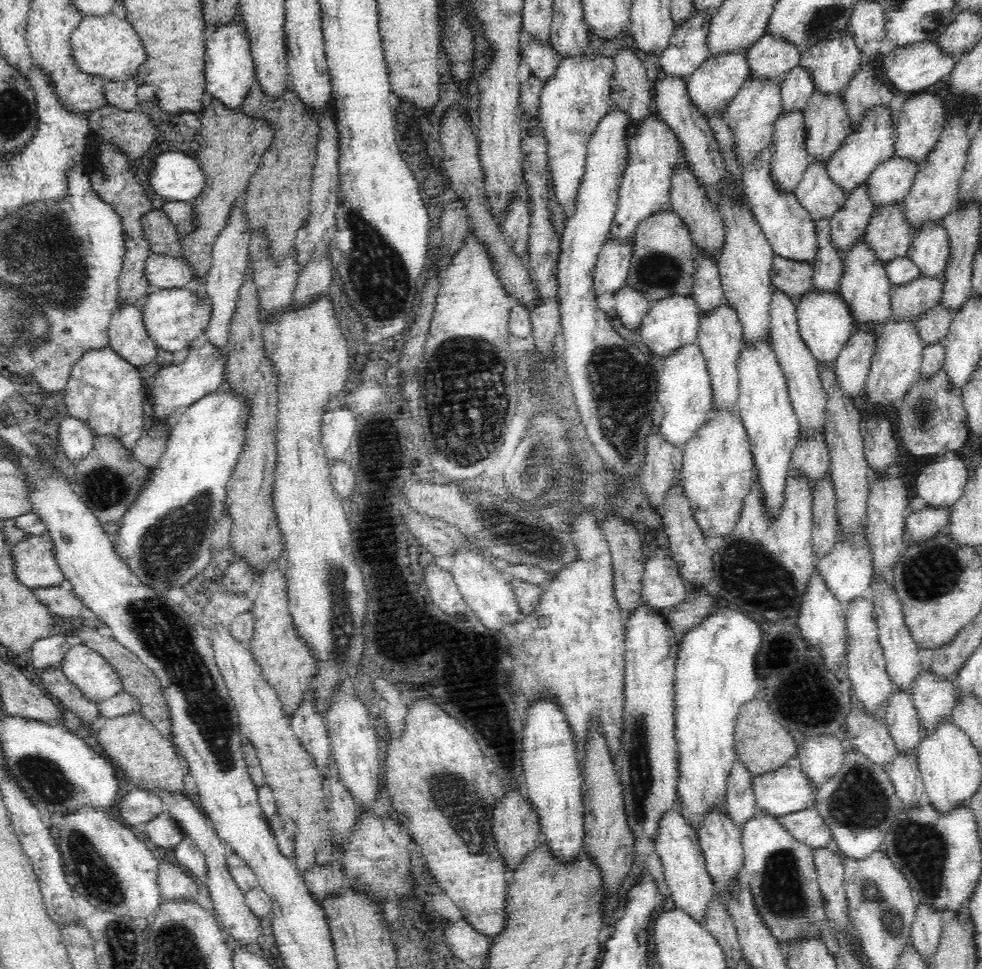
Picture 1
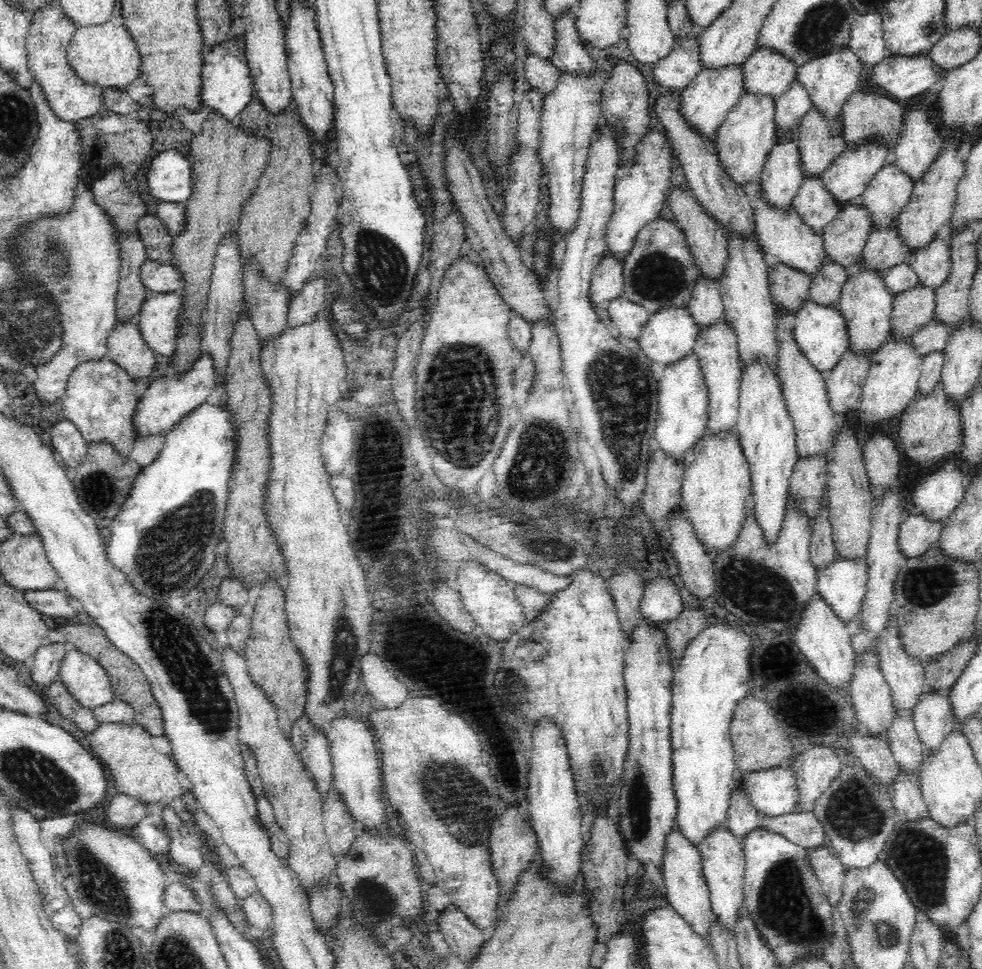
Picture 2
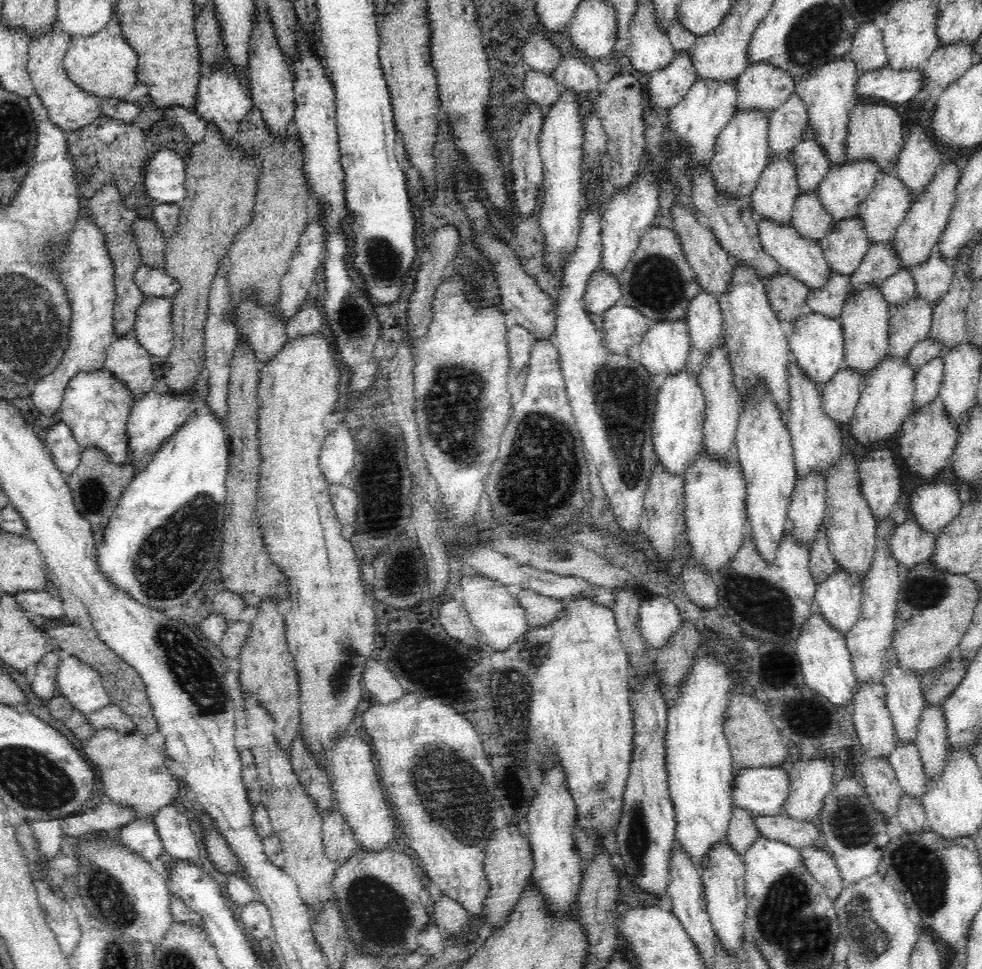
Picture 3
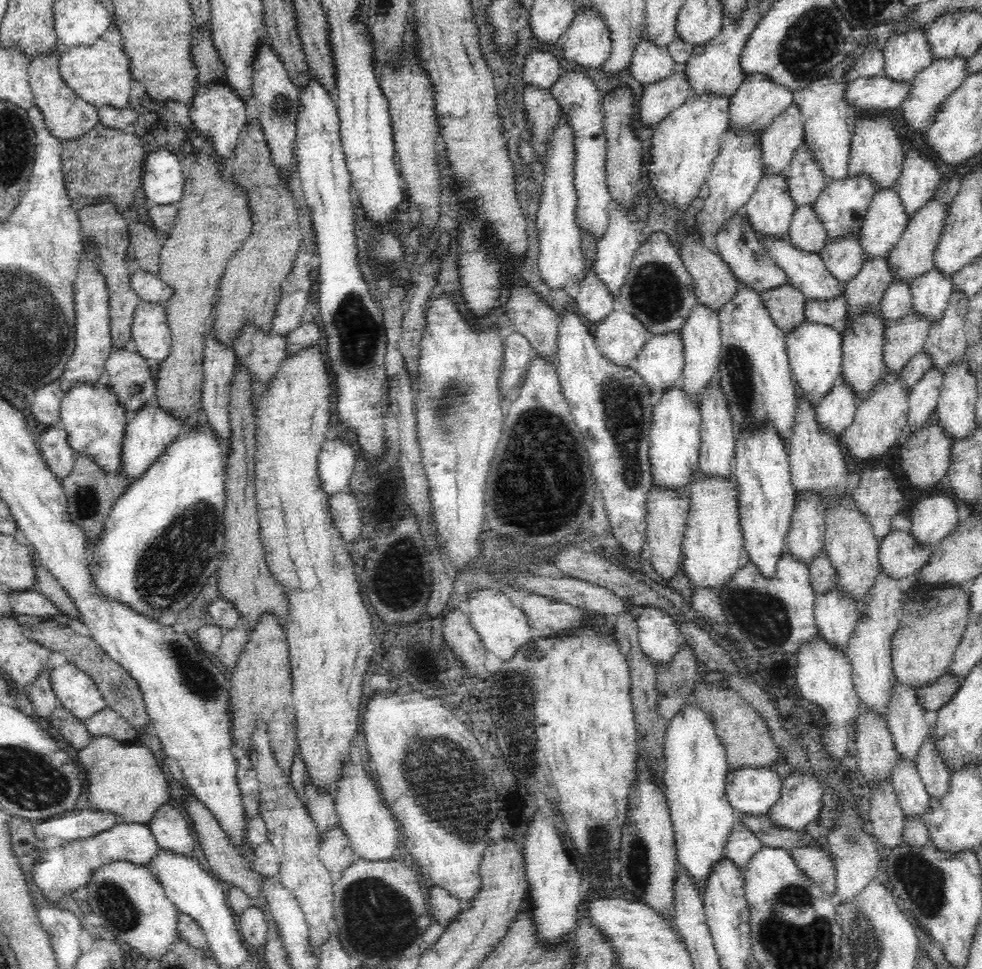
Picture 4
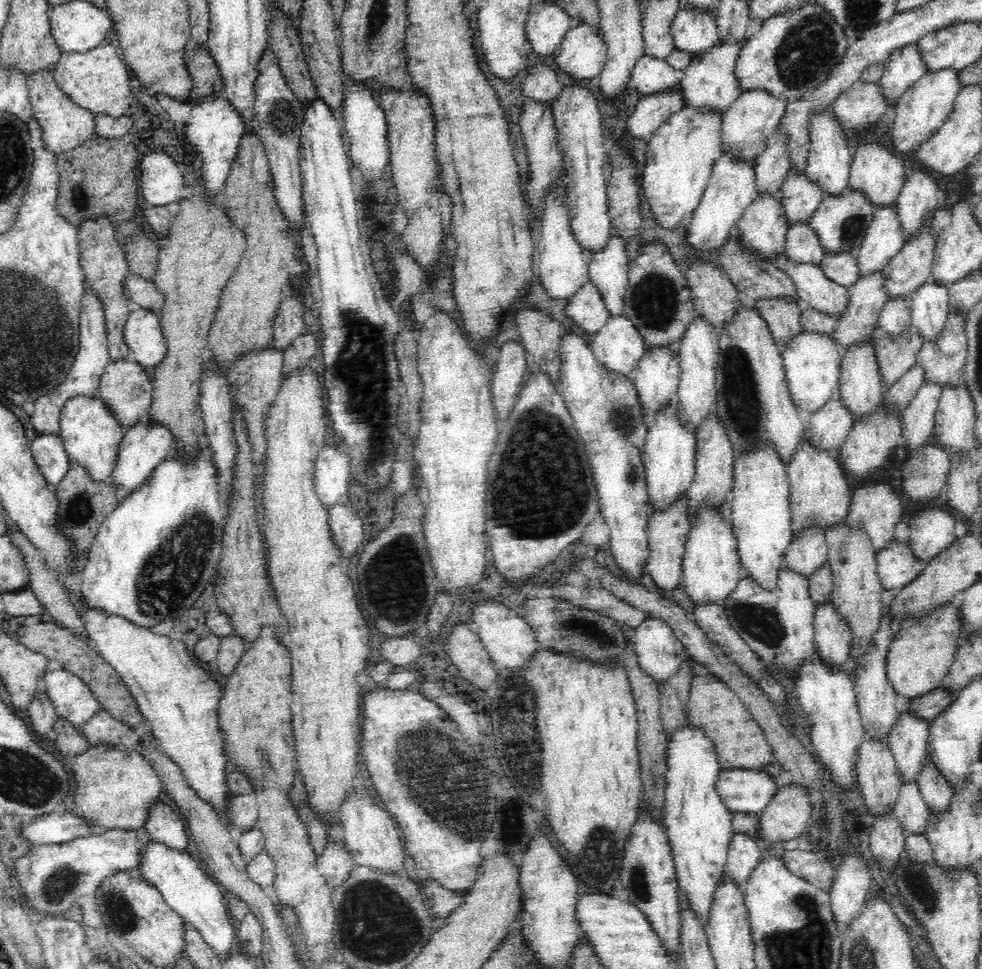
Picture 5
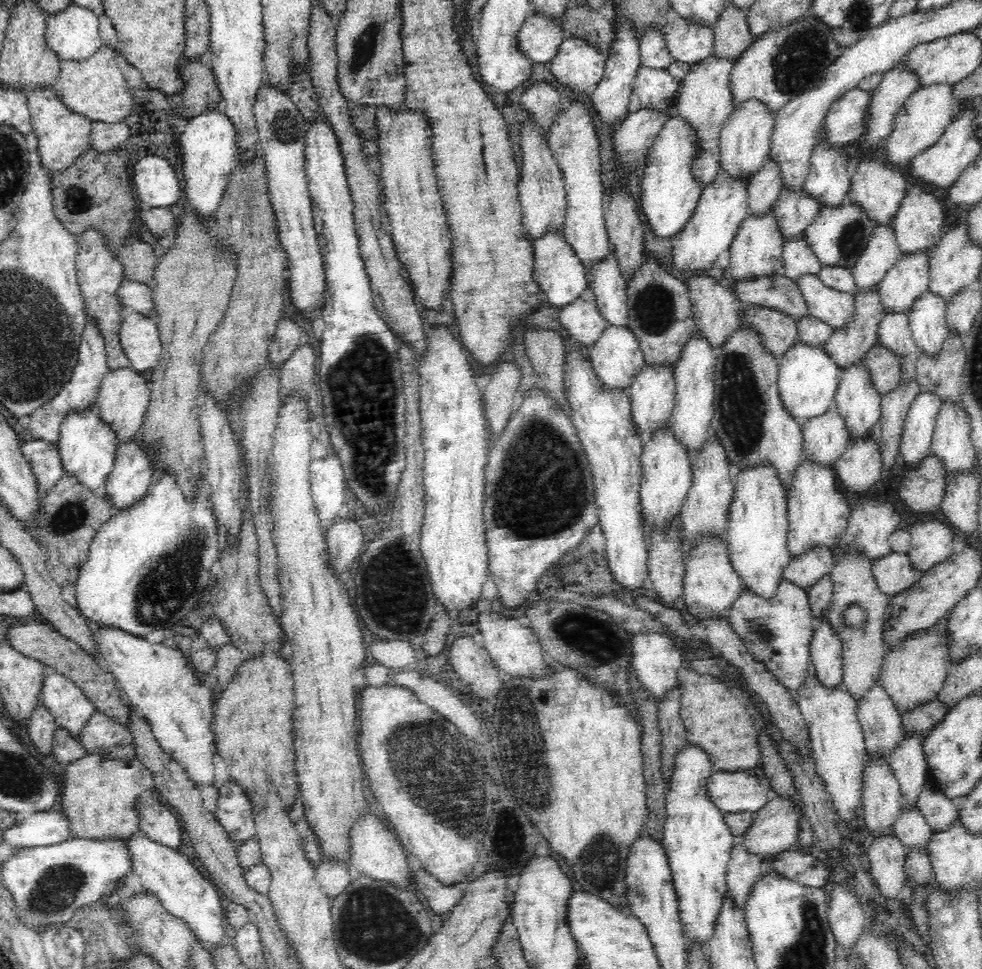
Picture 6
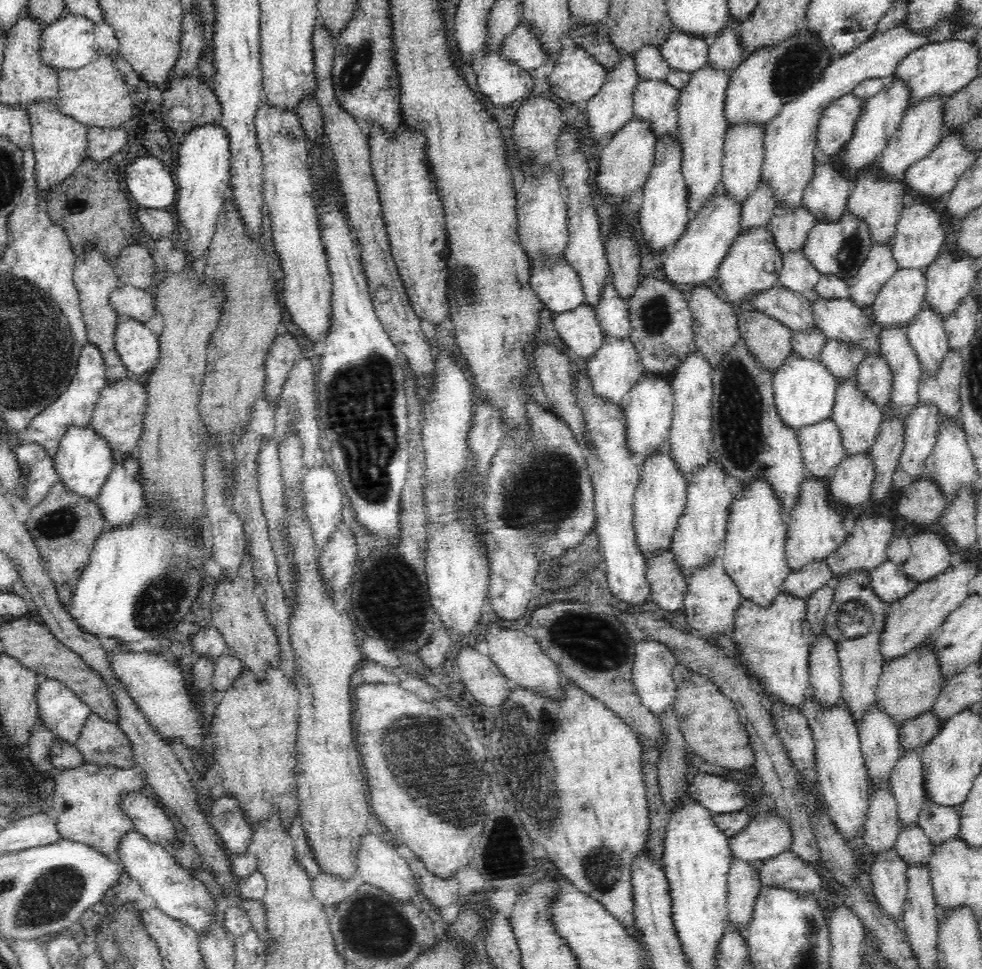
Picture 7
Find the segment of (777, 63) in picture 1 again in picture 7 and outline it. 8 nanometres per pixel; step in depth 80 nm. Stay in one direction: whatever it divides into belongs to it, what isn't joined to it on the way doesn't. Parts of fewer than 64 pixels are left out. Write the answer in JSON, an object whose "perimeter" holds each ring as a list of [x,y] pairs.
{"perimeter":[[[738,121],[732,123],[724,135],[721,181],[728,189],[728,193],[739,198],[741,204],[746,202],[746,198],[750,196],[761,178],[764,154],[766,154],[766,147],[764,147],[766,128],[767,124],[762,121]]]}

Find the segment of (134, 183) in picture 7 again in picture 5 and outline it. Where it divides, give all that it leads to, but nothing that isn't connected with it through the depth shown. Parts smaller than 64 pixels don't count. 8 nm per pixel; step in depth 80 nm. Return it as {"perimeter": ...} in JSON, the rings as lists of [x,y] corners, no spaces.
{"perimeter":[[[152,152],[139,166],[144,200],[154,206],[175,206],[185,188],[178,162],[166,152]]]}

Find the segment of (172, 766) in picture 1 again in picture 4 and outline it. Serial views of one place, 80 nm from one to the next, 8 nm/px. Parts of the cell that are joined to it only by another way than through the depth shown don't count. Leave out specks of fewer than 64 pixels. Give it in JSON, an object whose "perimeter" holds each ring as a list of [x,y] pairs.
{"perimeter":[[[94,735],[87,745],[77,752],[80,765],[87,772],[86,798],[88,808],[108,809],[120,815],[120,823],[148,823],[156,810],[164,804],[174,803],[170,795],[170,782],[162,770],[163,764],[150,746],[142,746],[138,739],[119,741],[112,735]]]}

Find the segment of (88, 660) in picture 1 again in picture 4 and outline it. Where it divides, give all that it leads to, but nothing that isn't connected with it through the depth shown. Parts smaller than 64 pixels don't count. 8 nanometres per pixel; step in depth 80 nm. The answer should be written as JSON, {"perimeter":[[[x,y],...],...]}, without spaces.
{"perimeter":[[[70,661],[52,671],[52,687],[64,708],[80,719],[107,707],[94,678]]]}

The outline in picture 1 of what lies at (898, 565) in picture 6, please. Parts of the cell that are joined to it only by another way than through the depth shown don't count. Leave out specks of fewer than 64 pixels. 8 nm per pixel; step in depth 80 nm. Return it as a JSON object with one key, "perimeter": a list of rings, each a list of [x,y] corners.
{"perimeter":[[[928,505],[918,512],[909,512],[906,520],[906,532],[909,532],[911,535],[911,542],[924,542],[928,538],[932,538],[934,534],[944,531],[947,524],[950,521],[951,507],[936,507],[934,505]]]}

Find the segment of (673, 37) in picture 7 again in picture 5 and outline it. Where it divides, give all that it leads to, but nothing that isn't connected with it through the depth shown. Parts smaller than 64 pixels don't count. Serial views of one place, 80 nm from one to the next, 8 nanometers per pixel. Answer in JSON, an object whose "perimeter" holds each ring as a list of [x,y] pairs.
{"perimeter":[[[700,7],[681,8],[672,22],[672,37],[674,46],[679,50],[690,52],[691,56],[706,52],[709,46],[717,42],[719,36],[718,25],[716,25],[716,12],[702,10]]]}

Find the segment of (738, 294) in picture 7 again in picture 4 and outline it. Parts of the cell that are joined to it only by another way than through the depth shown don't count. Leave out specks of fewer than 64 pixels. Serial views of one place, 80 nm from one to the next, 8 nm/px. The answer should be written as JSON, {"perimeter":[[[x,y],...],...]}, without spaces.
{"perimeter":[[[778,171],[777,173],[764,173],[758,181],[752,198],[743,206],[744,212],[748,215],[750,223],[754,225],[756,233],[763,242],[764,235],[786,236],[789,230],[793,212],[796,208],[795,201],[790,191],[790,181],[787,172]]]}

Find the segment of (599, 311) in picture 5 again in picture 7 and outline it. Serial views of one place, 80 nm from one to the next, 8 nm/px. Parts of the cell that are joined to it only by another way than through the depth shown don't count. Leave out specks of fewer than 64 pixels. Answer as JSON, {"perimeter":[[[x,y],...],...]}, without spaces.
{"perimeter":[[[580,303],[576,308],[556,313],[553,323],[566,348],[582,358],[588,359],[603,343],[604,331],[594,305]]]}

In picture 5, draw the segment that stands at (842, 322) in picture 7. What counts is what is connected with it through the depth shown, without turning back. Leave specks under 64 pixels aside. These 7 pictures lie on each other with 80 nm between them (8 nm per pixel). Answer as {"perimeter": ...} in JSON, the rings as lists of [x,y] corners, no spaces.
{"perimeter":[[[786,248],[773,256],[773,263],[793,280],[796,295],[803,306],[836,315],[843,313],[848,300],[848,287],[828,278],[821,263],[794,261]]]}

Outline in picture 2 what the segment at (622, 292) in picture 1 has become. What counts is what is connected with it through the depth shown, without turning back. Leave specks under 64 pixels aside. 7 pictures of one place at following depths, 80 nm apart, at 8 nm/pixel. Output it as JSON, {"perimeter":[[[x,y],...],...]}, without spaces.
{"perimeter":[[[622,294],[610,301],[608,314],[618,337],[638,340],[644,322],[651,315],[646,307]]]}

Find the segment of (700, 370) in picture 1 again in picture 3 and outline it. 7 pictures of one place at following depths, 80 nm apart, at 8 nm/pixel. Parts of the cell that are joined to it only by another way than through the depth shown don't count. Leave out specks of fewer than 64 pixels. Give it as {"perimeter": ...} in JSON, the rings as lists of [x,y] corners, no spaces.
{"perimeter":[[[688,365],[675,373],[668,373],[658,392],[657,408],[653,427],[654,452],[671,474],[684,474],[688,464],[696,460],[696,453],[703,445],[706,400],[698,373],[690,371]]]}

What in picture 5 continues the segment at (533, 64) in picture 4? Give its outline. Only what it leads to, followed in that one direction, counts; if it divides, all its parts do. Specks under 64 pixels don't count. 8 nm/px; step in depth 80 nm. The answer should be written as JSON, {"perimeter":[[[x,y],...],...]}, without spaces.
{"perimeter":[[[536,62],[527,69],[521,85],[522,94],[540,101],[554,102],[562,86],[573,81],[570,73],[558,72],[559,68],[552,68],[552,64],[546,62]]]}

